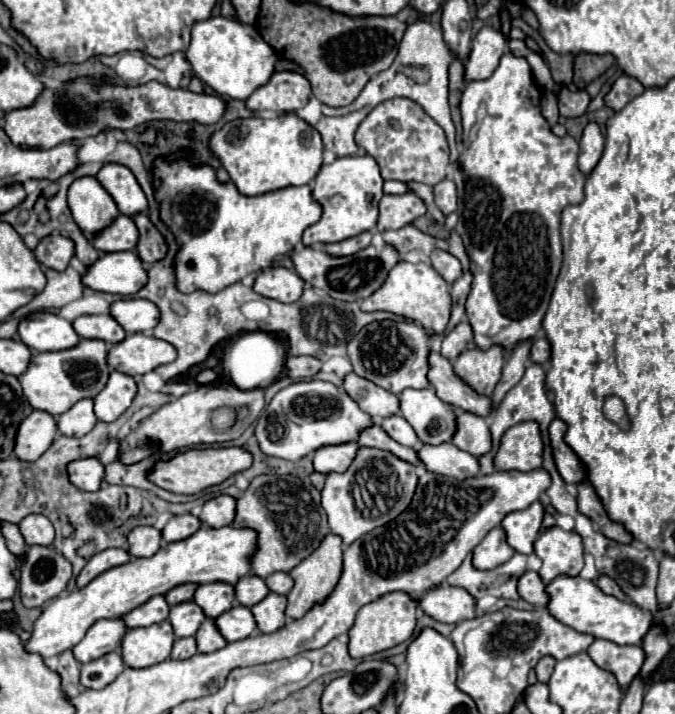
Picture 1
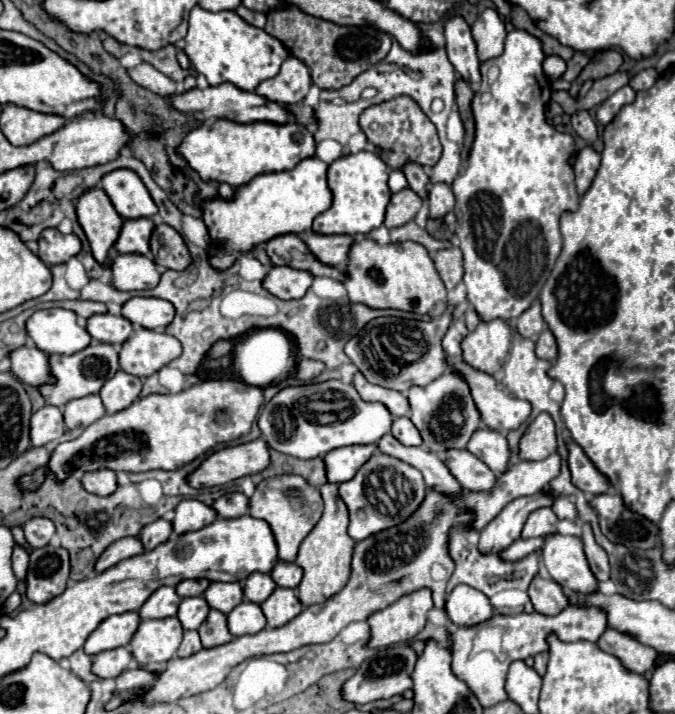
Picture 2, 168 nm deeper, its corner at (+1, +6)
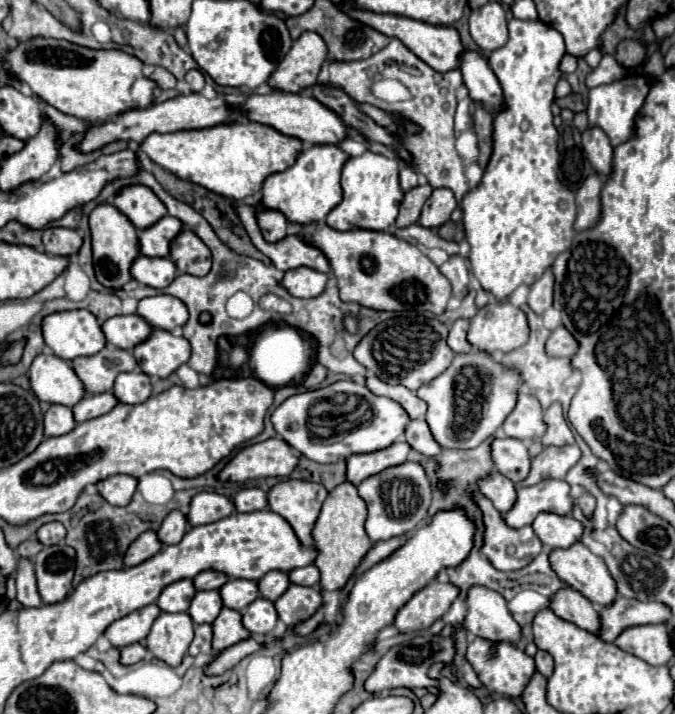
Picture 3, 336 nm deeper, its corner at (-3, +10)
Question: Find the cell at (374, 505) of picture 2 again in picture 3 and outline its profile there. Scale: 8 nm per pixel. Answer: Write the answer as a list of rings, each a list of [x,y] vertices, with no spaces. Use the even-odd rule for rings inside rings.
[[[404,462],[392,468],[386,468],[374,476],[368,476],[358,486],[358,496],[366,502],[366,534],[372,542],[388,540],[392,536],[406,534],[414,530],[426,516],[432,500],[430,480],[424,474],[424,468],[418,462]]]

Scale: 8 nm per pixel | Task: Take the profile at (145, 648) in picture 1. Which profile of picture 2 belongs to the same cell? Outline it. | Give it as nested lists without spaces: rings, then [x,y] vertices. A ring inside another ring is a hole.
[[[176,616],[162,620],[142,620],[138,632],[130,642],[132,656],[138,664],[162,664],[174,658],[184,630]]]

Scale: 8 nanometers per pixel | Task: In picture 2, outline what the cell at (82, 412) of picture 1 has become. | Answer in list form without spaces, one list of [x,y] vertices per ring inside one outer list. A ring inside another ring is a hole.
[[[92,394],[92,396],[84,396],[84,398],[68,402],[64,408],[64,422],[66,422],[66,428],[70,430],[86,428],[88,424],[102,418],[104,414],[106,412],[104,412],[104,404],[100,396]]]

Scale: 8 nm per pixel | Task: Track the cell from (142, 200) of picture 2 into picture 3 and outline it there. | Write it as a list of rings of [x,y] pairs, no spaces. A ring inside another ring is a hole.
[[[132,184],[124,186],[116,198],[114,198],[116,208],[126,214],[132,224],[138,230],[148,228],[148,224],[154,224],[162,216],[166,216],[166,208],[160,202],[160,198],[144,184]]]

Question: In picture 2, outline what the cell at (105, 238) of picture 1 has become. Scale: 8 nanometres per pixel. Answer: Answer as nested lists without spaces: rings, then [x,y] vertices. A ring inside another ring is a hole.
[[[138,218],[138,220],[124,220],[122,232],[114,248],[118,252],[130,252],[130,254],[148,254],[150,252],[150,236],[154,230],[154,222],[150,218]]]

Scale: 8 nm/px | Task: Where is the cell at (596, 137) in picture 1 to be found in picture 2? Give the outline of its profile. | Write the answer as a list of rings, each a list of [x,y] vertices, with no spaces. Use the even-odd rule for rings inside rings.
[[[586,146],[584,150],[578,152],[574,174],[576,174],[576,190],[580,196],[590,188],[598,166],[600,166],[600,154],[596,150]]]

